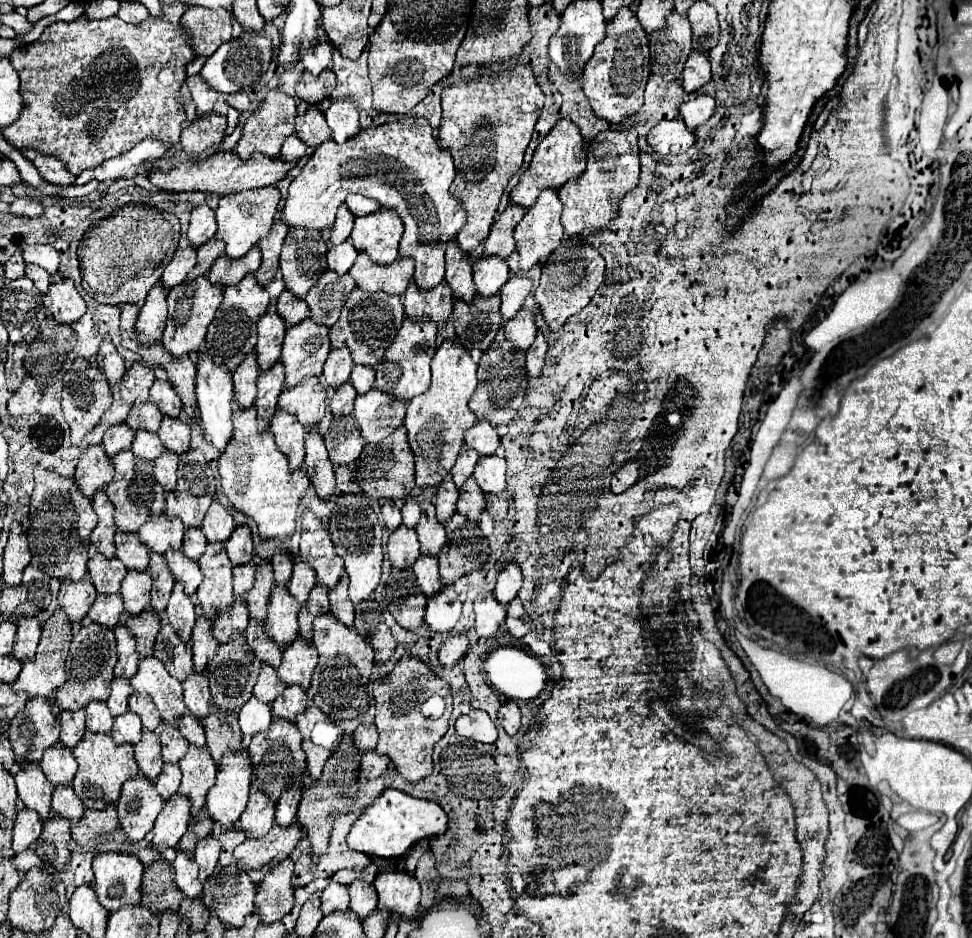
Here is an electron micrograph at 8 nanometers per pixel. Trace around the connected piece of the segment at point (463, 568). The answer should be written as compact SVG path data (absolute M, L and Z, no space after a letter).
M457 512L445 524L445 530L447 530L447 542L439 554L439 574L441 574L441 586L451 586L461 576L469 574L475 568L481 568L487 562L489 548L485 554L463 554L465 520L461 520L461 514Z

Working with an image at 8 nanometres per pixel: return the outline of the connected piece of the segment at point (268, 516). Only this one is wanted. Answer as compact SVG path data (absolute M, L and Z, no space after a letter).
M233 402L233 426L235 426L235 434L233 434L233 442L229 442L229 450L225 450L225 454L221 454L221 458L219 458L219 474L221 474L223 494L229 498L233 510L241 512L243 516L251 518L257 524L259 538L263 542L267 542L267 540L285 542L295 532L297 508L301 504L301 498L303 498L305 490L309 488L309 478L307 478L307 474L303 470L295 470L295 472L289 470L287 458L277 450L277 446L273 442L273 434L269 430L265 430L263 434L257 432L257 420L255 420L255 416L257 416L257 412L253 410L253 406L249 410L241 410Z

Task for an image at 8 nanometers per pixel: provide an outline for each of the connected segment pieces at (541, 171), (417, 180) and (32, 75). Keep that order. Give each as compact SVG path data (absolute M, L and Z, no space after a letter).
M569 120L557 122L557 126L539 142L527 172L521 176L519 184L511 190L511 202L529 210L543 190L559 190L569 180L579 180L585 170L585 140L581 138L577 126Z
M403 118L377 128L361 130L345 144L333 140L315 148L289 186L281 220L289 228L325 230L335 224L335 212L351 192L371 192L381 208L397 212L405 224L399 256L415 260L413 280L421 292L429 292L443 282L445 248L465 226L465 210L449 194L455 178L453 158L439 148L423 118Z
M175 2L175 4L167 4L163 6L165 10L165 16L161 18L147 18L145 22L141 24L127 24L127 22L121 22L117 16L111 16L111 18L105 18L105 20L93 20L93 22L87 22L85 18L79 18L75 22L53 22L51 26L47 26L41 34L41 38L37 42L31 42L23 54L13 54L11 58L11 64L13 68L17 70L19 78L21 78L21 98L23 98L23 110L19 114L19 118L5 126L1 132L5 136L5 140L15 146L15 148L31 148L31 150L37 150L45 156L53 156L57 160L61 160L65 164L65 168L79 176L81 172L85 170L91 170L91 168L97 168L101 162L105 162L107 158L113 158L113 156L119 156L123 152L129 152L135 144L139 144L143 138L157 138L165 144L177 144L179 142L179 134L181 134L181 124L185 122L185 112L179 110L179 104L177 104L177 98L179 98L179 88L185 80L185 66L195 58L193 54L193 48L187 44L187 38L185 34L181 34L181 30L177 30L177 22L181 18L181 14L187 10L187 4L183 2Z

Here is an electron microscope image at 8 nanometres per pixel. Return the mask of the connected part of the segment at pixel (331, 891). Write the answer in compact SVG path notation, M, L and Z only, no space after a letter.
M329 884L321 894L321 912L323 916L333 912L345 912L349 906L347 886L343 884Z

